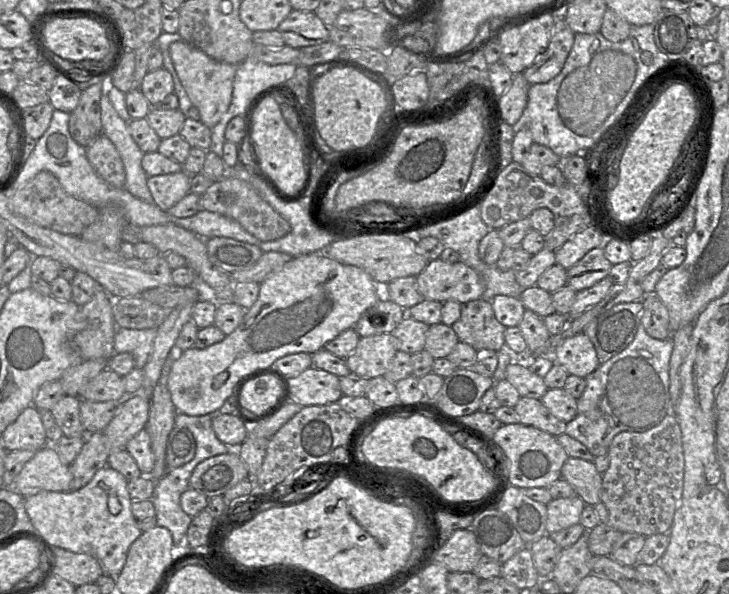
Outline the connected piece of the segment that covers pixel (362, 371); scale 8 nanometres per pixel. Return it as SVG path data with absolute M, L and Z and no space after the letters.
M392 333L360 337L357 347L345 361L350 372L372 379L387 373L397 351Z

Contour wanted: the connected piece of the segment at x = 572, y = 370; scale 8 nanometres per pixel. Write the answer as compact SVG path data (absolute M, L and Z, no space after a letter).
M583 332L566 337L555 346L551 356L568 374L582 378L600 365L593 343Z

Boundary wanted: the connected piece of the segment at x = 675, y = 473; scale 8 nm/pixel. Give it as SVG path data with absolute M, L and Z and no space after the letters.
M669 413L654 428L643 432L620 432L612 440L608 455L609 467L602 475L601 502L609 513L607 525L621 533L638 533L645 537L667 534L683 493L684 454L682 432L676 416Z

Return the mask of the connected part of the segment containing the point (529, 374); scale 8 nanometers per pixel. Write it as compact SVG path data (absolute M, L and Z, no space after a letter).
M524 359L514 360L508 365L505 379L517 389L520 397L541 399L548 390L544 377L532 372Z

